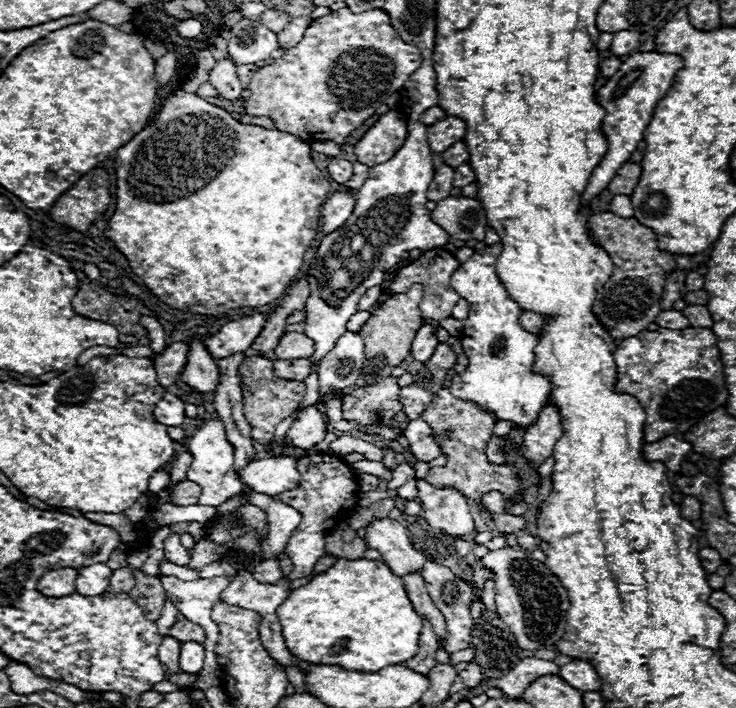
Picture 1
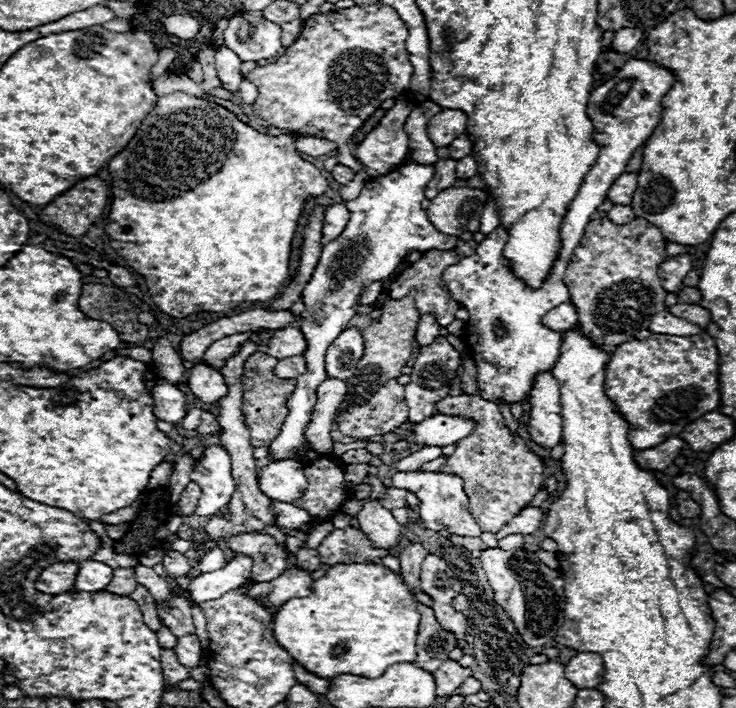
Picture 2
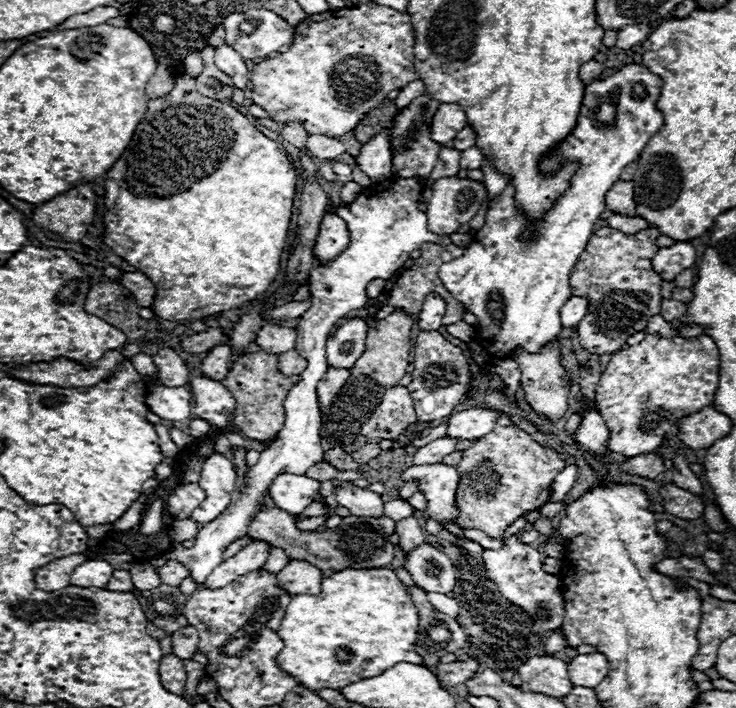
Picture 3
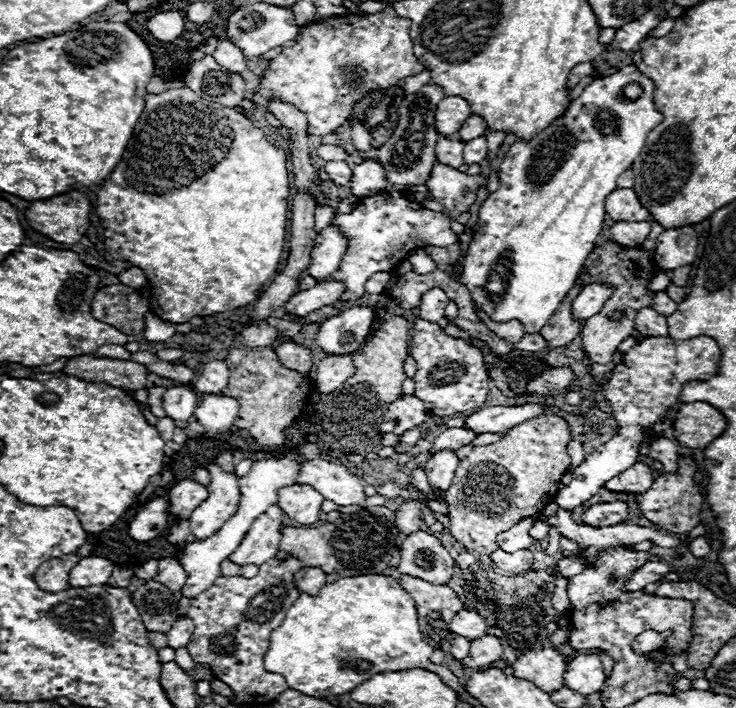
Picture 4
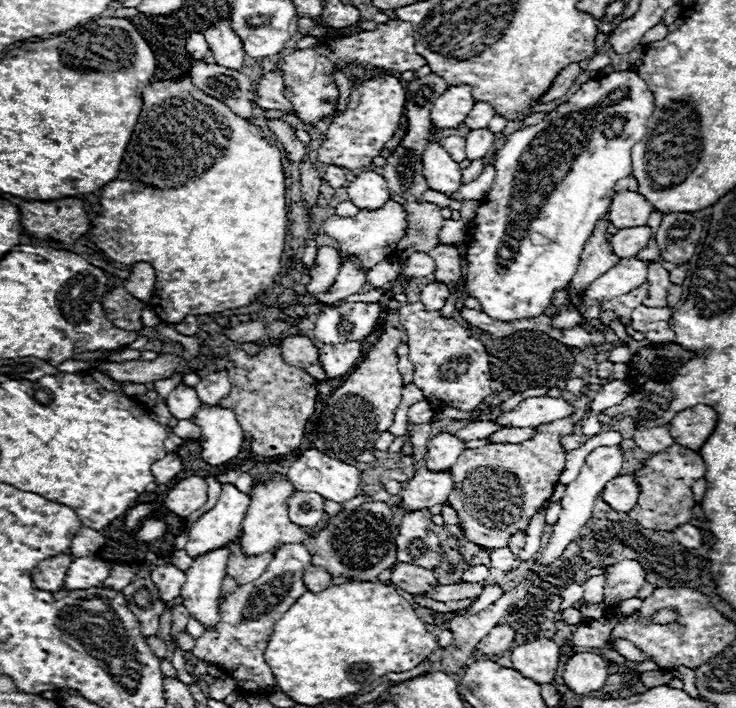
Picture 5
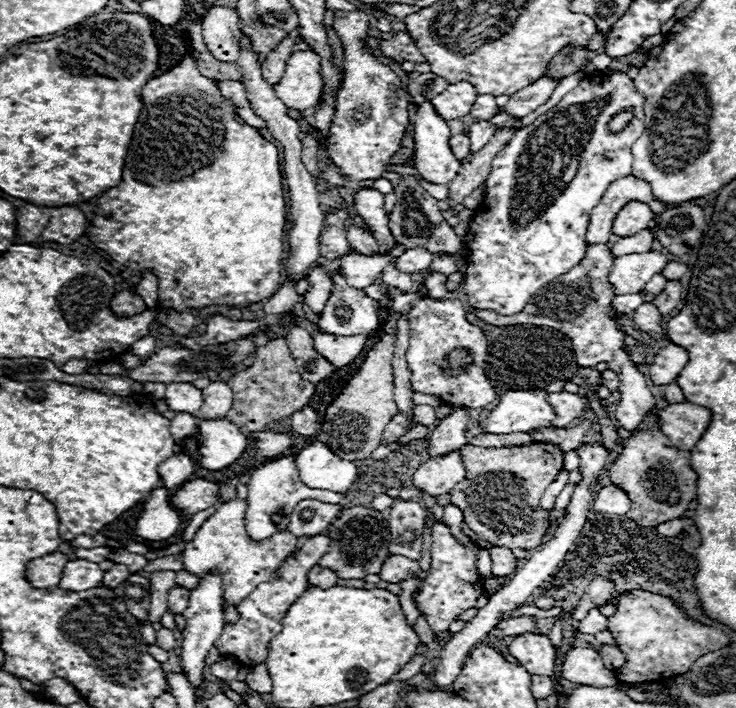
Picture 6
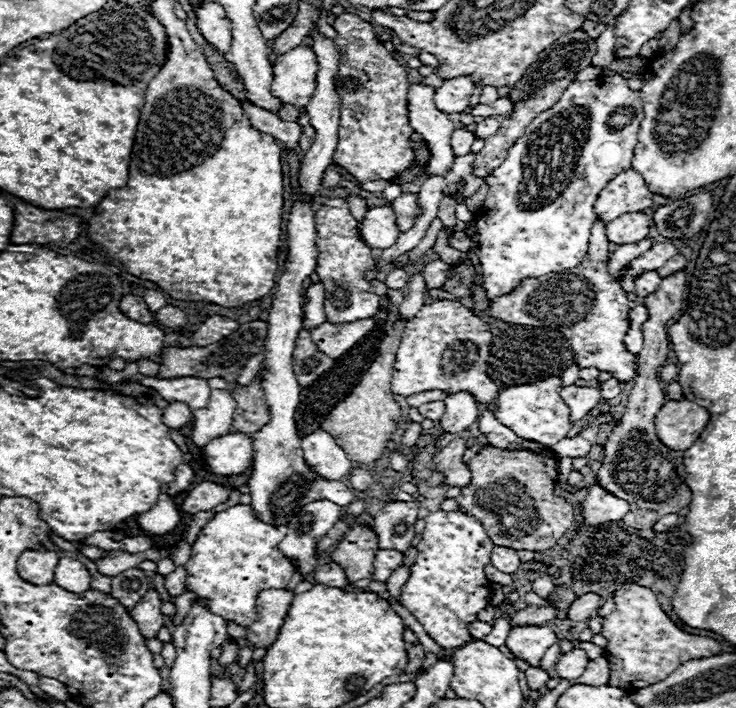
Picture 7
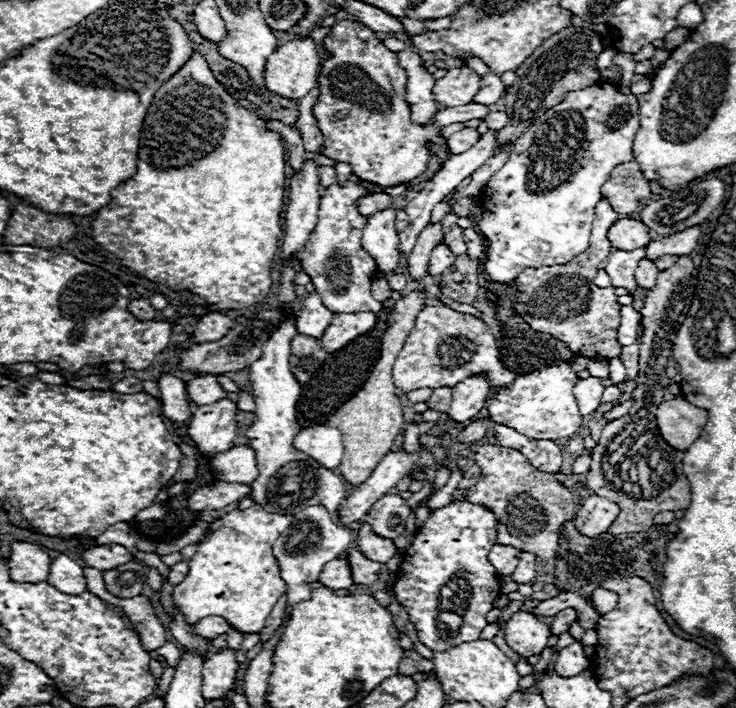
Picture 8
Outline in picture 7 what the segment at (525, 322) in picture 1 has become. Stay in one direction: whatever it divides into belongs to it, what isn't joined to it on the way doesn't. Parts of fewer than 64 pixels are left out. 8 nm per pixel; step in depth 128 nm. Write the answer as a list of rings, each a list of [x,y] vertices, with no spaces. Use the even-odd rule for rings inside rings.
[[[658,242],[652,244],[652,248],[648,252],[644,252],[640,258],[636,258],[628,270],[626,270],[626,278],[622,280],[622,290],[632,294],[634,292],[634,278],[644,272],[644,270],[658,270],[660,266],[664,266],[666,260],[670,260],[672,256],[676,256],[680,252],[678,246],[674,246],[672,242]]]

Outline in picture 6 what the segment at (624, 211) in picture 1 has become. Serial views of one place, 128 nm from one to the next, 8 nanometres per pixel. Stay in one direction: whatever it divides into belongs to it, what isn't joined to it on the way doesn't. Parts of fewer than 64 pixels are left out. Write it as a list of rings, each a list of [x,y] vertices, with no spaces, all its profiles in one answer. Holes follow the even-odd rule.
[[[644,230],[640,234],[634,234],[634,236],[628,236],[628,238],[618,238],[616,244],[612,246],[612,254],[614,258],[618,256],[624,256],[624,254],[640,254],[640,252],[648,252],[652,250],[652,232],[650,230]]]

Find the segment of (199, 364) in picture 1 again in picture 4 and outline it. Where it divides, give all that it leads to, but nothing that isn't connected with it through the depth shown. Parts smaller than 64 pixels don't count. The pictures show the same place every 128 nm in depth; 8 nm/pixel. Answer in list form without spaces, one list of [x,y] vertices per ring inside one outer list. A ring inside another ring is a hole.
[[[200,396],[200,404],[194,410],[194,418],[204,426],[206,436],[218,442],[226,442],[234,432],[234,418],[238,414],[238,402],[228,396]]]

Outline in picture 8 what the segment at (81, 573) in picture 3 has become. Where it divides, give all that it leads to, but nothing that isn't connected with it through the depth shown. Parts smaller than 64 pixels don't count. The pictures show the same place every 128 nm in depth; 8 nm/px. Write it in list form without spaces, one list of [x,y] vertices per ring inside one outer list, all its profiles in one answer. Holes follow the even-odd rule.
[[[58,556],[52,564],[50,564],[50,574],[48,574],[48,582],[56,586],[56,590],[64,592],[64,594],[82,594],[86,592],[86,578],[82,574],[82,566],[78,566],[74,560],[70,560],[68,556]]]

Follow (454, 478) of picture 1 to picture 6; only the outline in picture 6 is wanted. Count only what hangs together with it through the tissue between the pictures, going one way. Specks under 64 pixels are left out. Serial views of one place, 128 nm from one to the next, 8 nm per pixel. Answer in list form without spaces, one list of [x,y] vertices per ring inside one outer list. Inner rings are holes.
[[[532,442],[512,448],[478,448],[466,444],[462,450],[466,480],[450,492],[452,504],[464,514],[464,522],[474,536],[492,546],[538,548],[550,526],[550,512],[540,508],[544,490],[562,470],[562,450],[554,444]]]

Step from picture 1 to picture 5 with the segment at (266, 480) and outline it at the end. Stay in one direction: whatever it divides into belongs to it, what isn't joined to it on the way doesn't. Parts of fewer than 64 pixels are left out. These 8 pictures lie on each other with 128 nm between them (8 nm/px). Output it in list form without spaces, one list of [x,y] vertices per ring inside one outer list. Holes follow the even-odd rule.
[[[296,492],[288,500],[288,512],[294,524],[312,528],[324,516],[324,498],[316,492]]]

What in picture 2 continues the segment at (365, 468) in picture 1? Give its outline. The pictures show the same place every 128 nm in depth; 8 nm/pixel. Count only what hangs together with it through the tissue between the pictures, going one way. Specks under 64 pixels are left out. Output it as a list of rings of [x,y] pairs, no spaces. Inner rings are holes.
[[[396,472],[392,478],[392,486],[406,488],[414,492],[420,500],[420,518],[428,530],[446,530],[450,534],[458,536],[480,536],[482,530],[474,522],[472,514],[466,510],[464,502],[468,502],[468,496],[464,494],[462,478],[456,474],[444,474],[444,472]]]

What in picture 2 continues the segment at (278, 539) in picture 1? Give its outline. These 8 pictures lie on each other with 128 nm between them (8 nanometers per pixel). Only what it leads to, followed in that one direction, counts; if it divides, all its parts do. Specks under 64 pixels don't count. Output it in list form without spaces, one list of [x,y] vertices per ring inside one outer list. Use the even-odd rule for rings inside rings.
[[[272,500],[272,506],[274,506],[274,512],[278,514],[276,526],[280,526],[280,528],[296,530],[296,528],[302,528],[304,524],[310,522],[310,514],[304,512],[302,508],[296,508],[292,504],[278,502],[278,500]]]

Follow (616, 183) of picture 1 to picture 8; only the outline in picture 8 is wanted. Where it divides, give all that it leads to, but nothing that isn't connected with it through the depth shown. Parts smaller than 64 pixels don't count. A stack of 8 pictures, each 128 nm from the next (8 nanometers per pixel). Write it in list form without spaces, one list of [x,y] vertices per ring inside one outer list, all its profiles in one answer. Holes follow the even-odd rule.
[[[624,218],[616,220],[608,230],[608,240],[616,250],[636,250],[644,248],[650,242],[648,226],[644,226],[640,220]]]

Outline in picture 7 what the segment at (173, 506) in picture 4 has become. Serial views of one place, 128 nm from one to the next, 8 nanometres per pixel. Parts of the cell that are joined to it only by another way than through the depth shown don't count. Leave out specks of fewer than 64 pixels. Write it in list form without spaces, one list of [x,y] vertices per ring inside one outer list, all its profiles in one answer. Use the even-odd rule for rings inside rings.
[[[202,482],[198,486],[194,486],[186,500],[182,502],[182,510],[196,514],[196,512],[204,512],[204,510],[212,510],[218,504],[224,504],[230,498],[230,490],[224,486],[218,486],[214,482]]]

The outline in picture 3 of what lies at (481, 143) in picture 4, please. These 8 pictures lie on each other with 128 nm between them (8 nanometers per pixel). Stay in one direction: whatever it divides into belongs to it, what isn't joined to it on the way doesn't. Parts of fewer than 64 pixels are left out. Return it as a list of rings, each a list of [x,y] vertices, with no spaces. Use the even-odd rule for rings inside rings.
[[[472,146],[472,150],[464,150],[462,152],[462,158],[460,158],[460,166],[466,168],[466,170],[474,170],[474,168],[480,168],[484,160],[484,154],[478,146]]]

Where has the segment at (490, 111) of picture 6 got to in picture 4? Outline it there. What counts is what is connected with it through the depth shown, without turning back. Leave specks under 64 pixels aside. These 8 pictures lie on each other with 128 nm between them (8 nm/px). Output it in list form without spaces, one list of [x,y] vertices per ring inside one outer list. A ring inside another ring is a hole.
[[[472,114],[472,116],[468,118],[468,122],[464,122],[464,126],[460,128],[460,140],[462,140],[462,142],[468,142],[468,140],[472,140],[472,138],[482,136],[484,132],[486,132],[486,122],[484,122],[480,116]]]

